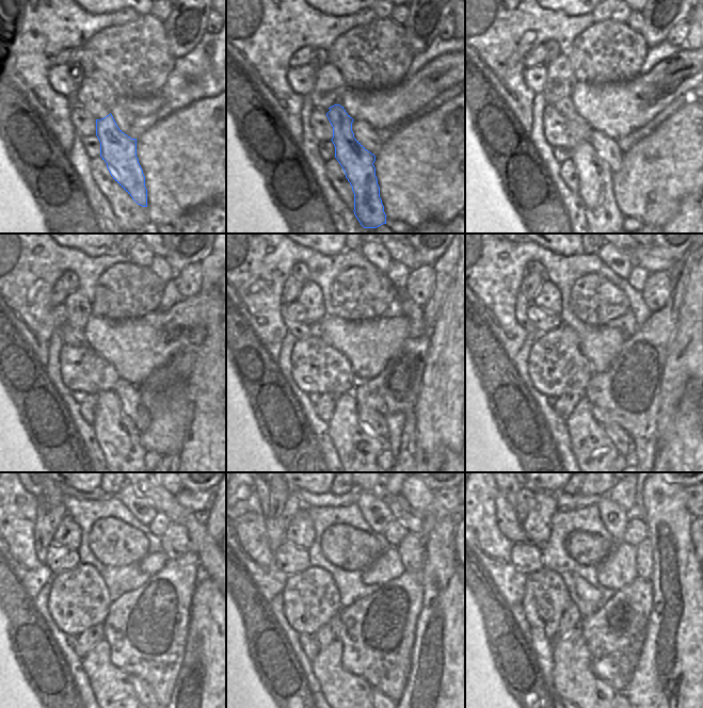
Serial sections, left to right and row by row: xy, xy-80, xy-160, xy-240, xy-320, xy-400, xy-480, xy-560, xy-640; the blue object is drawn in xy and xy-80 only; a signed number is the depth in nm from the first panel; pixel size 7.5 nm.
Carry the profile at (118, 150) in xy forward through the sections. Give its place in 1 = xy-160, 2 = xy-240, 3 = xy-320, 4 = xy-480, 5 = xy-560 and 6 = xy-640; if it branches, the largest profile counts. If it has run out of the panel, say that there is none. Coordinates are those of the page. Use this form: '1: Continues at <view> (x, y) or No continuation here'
1: Continues at xy-160 (594, 175)
2: Continues at xy-240 (120, 439)
3: Continues at xy-320 (357, 448)
4: Continues at xy-480 (112, 687)
5: Continues at xy-560 (340, 689)
6: Continues at xy-640 (573, 676).

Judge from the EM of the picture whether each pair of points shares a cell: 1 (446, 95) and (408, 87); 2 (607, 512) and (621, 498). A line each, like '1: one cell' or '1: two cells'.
1: two cells
2: two cells

